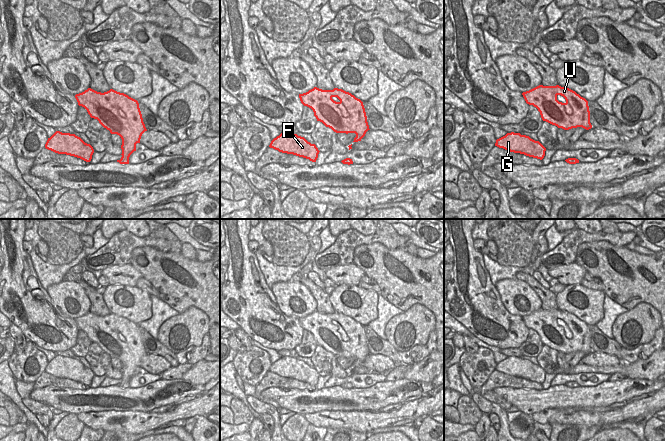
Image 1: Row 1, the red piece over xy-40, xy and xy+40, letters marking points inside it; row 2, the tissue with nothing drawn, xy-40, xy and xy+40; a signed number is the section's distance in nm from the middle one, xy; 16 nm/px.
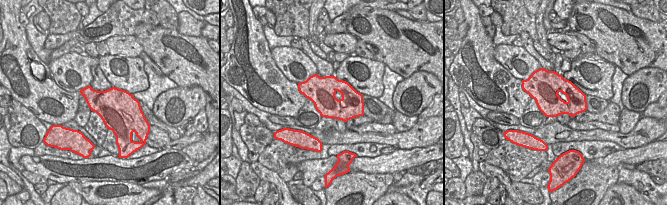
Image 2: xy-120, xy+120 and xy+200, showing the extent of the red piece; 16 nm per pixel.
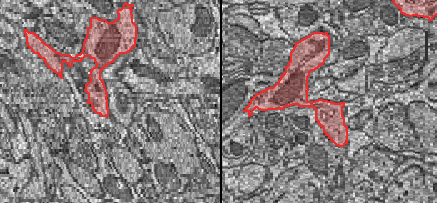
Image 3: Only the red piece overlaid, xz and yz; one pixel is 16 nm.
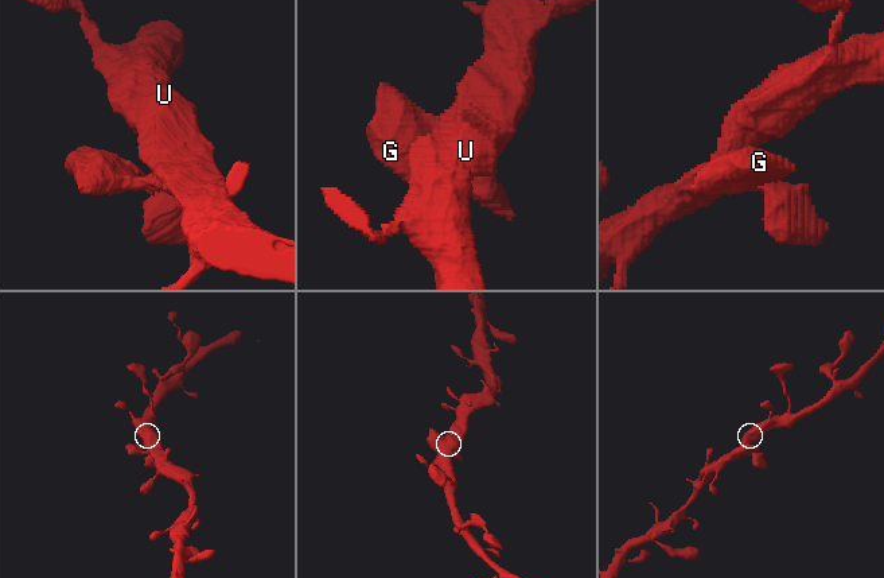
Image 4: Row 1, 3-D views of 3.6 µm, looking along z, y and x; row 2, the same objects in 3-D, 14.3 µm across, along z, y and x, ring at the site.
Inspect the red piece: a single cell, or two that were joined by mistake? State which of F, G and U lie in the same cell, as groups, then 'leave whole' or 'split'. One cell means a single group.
F G U | leave whole

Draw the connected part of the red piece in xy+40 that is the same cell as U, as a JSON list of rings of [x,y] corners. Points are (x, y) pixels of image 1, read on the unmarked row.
[[[539,309],[522,319],[538,333],[543,345],[564,354],[592,352],[588,325],[567,311]]]

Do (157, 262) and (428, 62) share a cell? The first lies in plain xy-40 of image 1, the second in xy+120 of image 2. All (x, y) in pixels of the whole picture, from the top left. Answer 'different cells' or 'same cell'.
same cell

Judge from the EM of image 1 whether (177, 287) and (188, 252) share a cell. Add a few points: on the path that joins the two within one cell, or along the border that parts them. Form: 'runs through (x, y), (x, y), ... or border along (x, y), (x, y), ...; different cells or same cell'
border along (180, 253), (191, 259), (196, 259); different cells

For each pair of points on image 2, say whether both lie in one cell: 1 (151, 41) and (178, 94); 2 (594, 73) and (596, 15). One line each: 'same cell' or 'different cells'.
1: different cells
2: different cells

